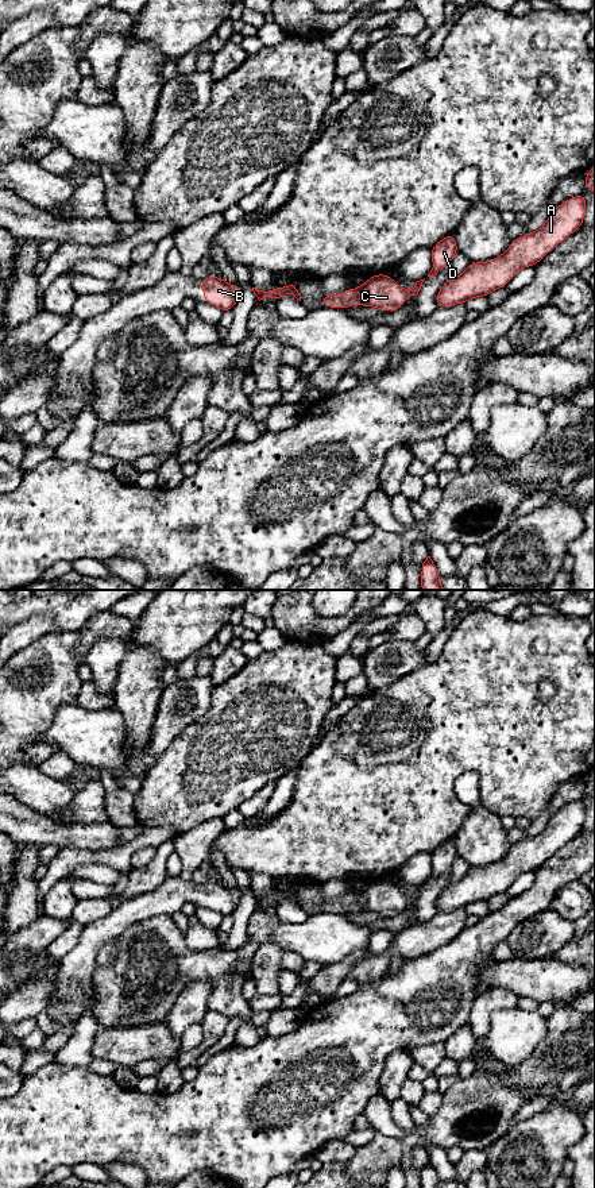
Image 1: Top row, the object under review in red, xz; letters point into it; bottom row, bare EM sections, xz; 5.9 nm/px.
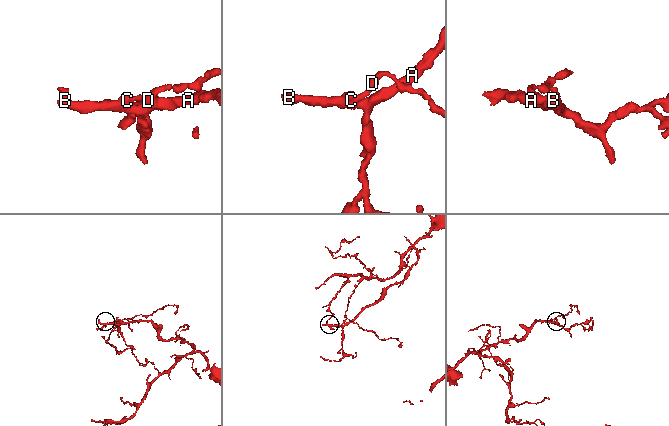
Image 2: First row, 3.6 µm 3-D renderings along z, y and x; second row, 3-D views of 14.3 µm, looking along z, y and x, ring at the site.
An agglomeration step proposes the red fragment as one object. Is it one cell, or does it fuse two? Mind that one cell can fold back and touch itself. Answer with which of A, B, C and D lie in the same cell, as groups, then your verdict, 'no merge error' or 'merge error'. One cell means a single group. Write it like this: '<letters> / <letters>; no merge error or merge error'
A B C D; no merge error

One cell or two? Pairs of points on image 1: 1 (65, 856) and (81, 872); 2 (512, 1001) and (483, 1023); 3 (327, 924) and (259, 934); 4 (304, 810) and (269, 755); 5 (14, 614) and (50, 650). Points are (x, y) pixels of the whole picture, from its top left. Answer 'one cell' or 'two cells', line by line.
1: two cells
2: one cell
3: one cell
4: two cells
5: two cells

